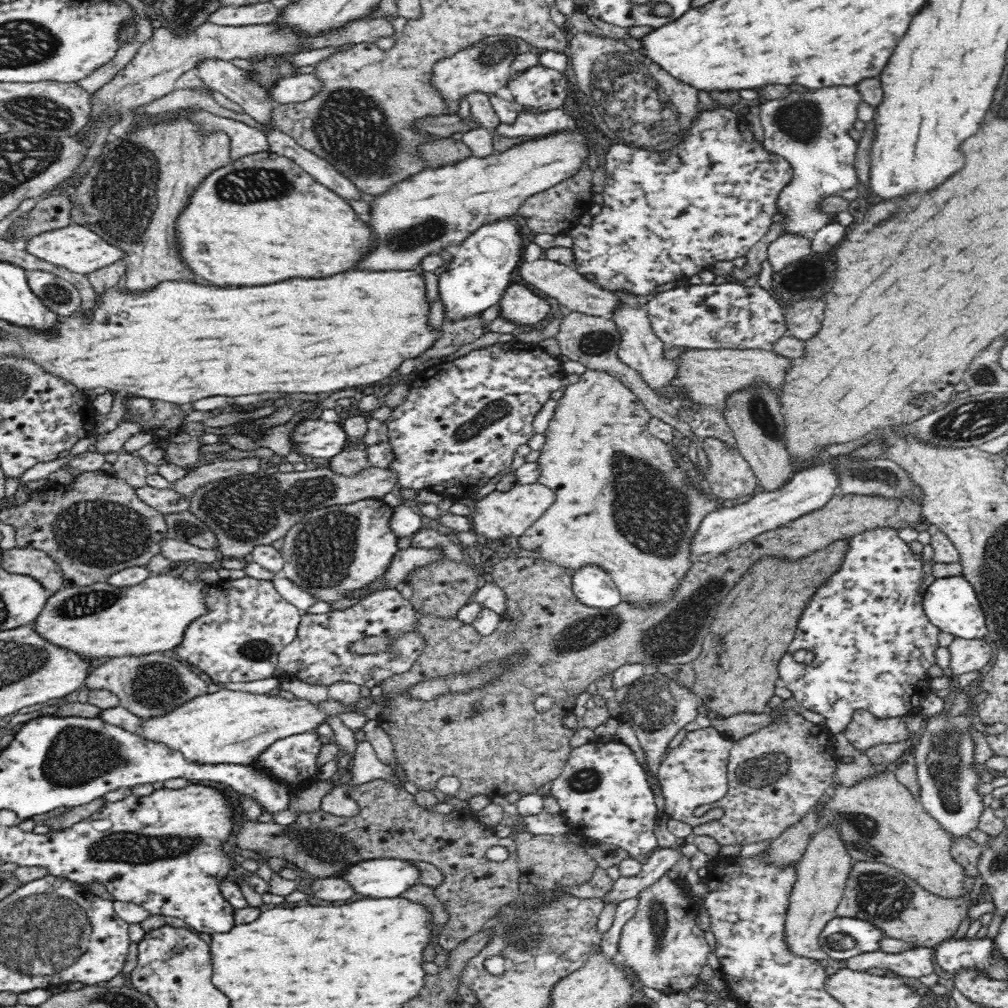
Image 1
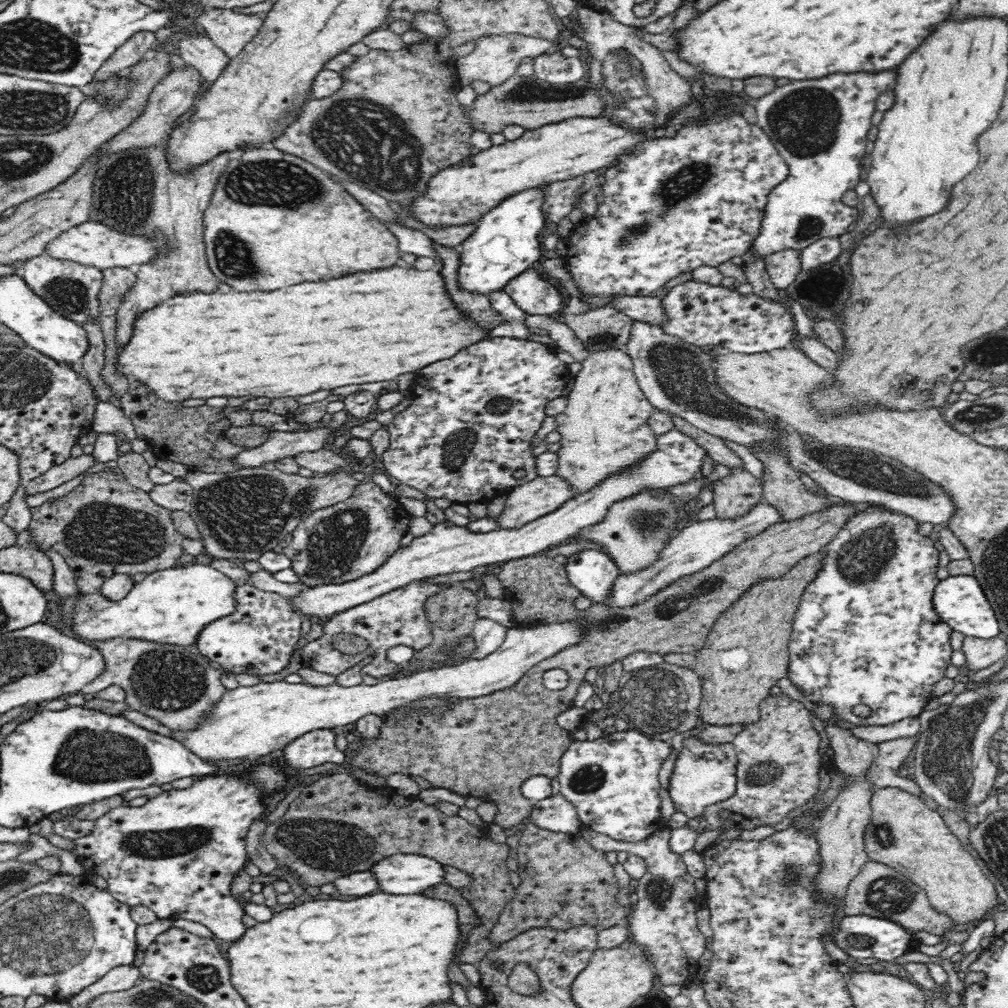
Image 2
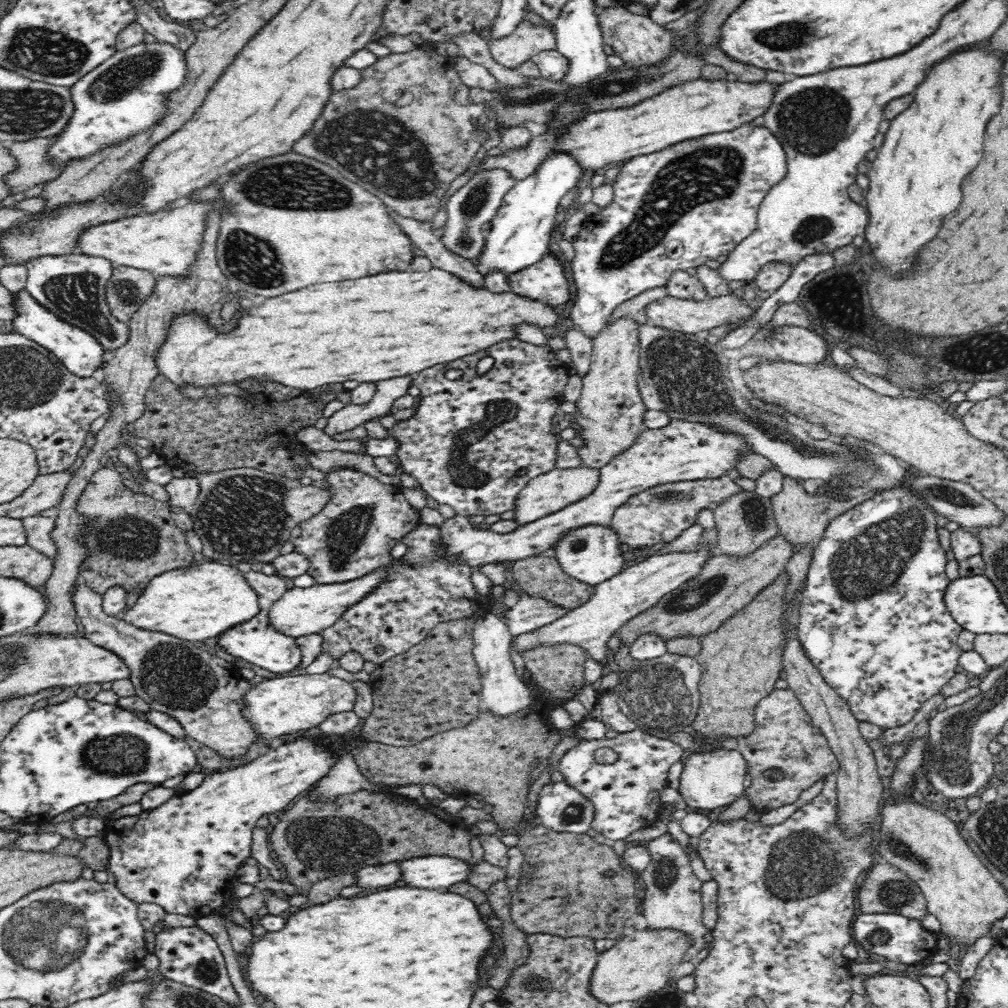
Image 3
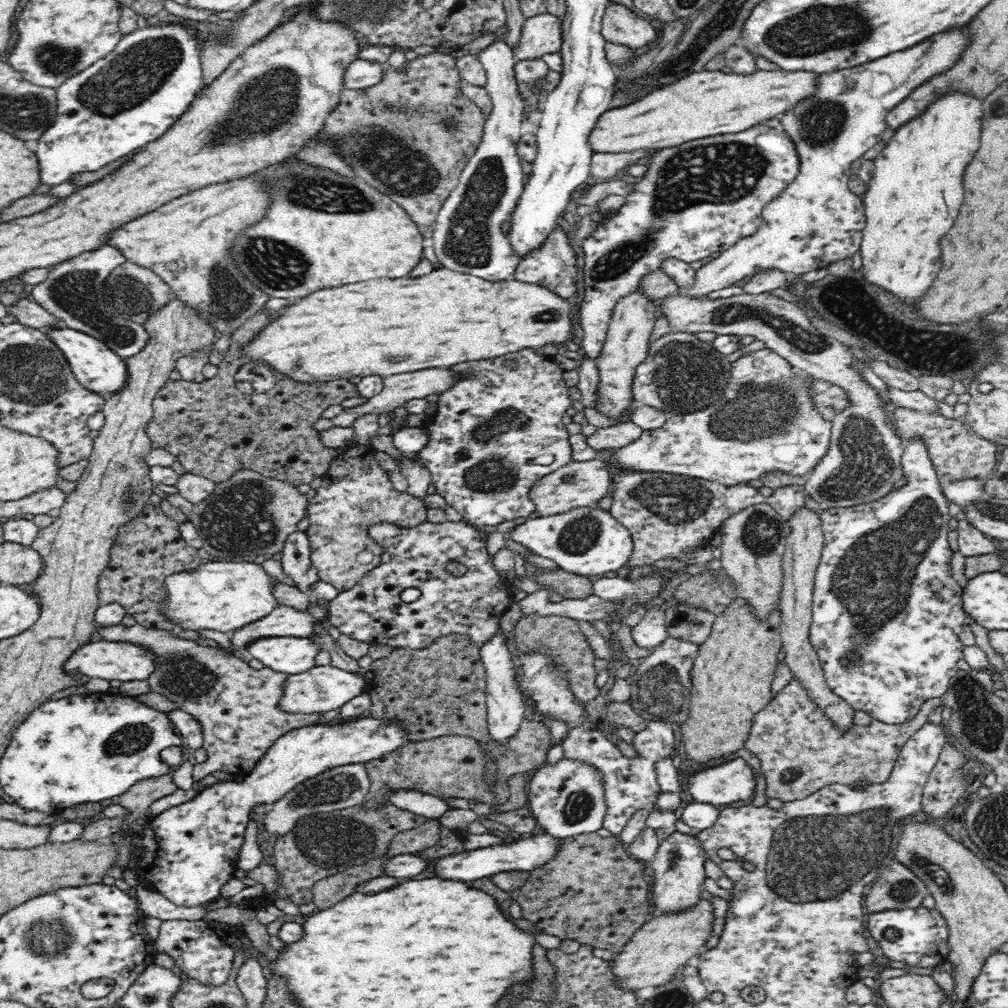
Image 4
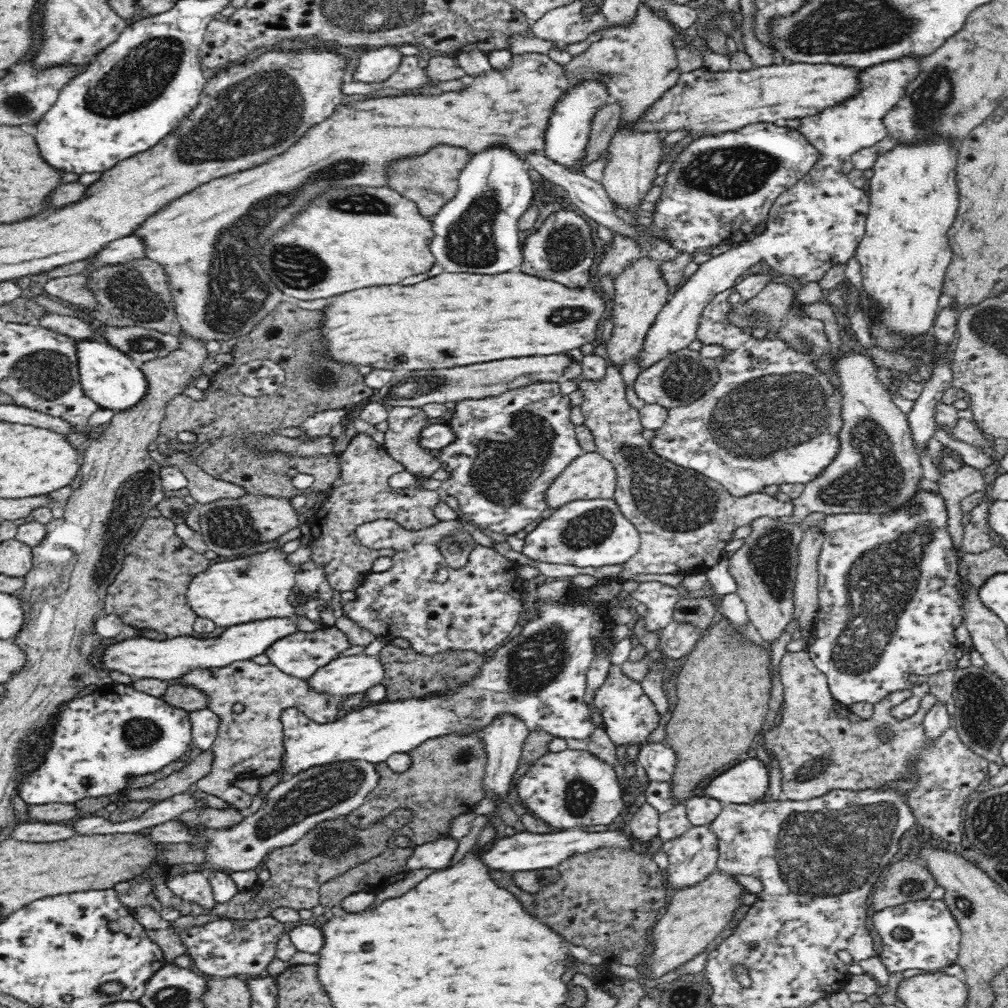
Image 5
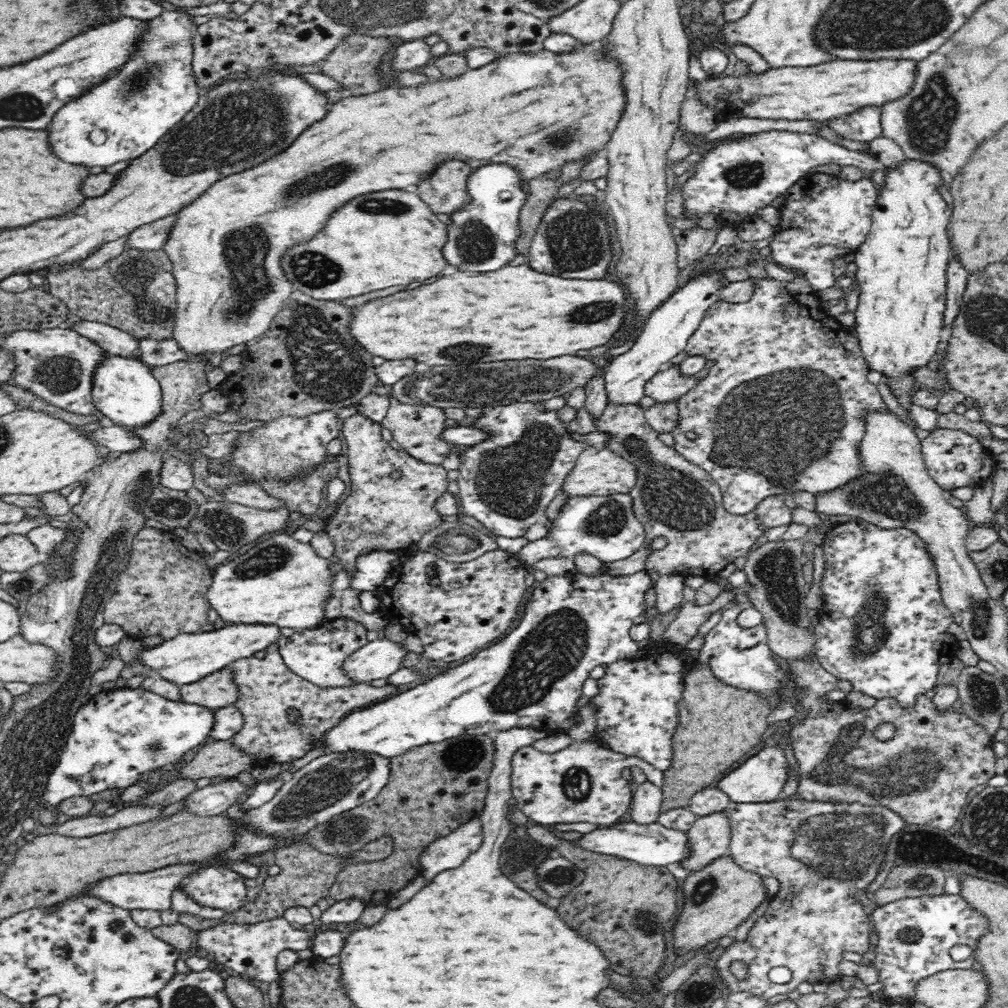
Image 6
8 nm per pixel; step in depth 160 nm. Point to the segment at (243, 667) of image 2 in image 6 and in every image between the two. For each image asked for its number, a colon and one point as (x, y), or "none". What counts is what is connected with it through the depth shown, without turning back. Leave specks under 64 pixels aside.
3: (256, 641)
4: (290, 655)
5: (300, 654)
6: (317, 655)

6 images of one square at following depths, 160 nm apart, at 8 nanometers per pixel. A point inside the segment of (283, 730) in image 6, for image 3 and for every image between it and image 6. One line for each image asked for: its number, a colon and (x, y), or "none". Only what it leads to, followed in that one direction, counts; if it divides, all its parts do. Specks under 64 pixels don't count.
3: (203, 693)
4: (236, 706)
5: (249, 744)

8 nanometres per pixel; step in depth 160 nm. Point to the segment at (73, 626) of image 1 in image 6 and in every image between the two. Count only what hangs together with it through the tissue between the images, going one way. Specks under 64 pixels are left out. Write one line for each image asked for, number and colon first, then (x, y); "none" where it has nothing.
2: (170, 606)
3: (193, 603)
4: (222, 596)
5: (248, 589)
6: (280, 581)

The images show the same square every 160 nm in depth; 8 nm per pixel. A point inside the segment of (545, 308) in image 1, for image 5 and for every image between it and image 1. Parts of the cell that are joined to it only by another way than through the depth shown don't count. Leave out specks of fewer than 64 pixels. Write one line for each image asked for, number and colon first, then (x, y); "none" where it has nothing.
2: (532, 293)
3: (545, 282)
4: (554, 265)
5: (562, 249)

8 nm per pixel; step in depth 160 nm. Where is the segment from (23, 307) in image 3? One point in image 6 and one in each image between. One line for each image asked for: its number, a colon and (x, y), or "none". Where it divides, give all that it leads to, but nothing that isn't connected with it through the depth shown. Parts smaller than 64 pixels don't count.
4: (99, 369)
5: (110, 378)
6: (123, 389)

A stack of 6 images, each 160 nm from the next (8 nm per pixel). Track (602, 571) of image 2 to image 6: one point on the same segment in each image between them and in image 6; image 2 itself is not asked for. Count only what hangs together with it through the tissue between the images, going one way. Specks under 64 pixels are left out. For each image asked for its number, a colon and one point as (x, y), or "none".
3: (591, 554)
4: (587, 541)
5: (588, 532)
6: (604, 526)

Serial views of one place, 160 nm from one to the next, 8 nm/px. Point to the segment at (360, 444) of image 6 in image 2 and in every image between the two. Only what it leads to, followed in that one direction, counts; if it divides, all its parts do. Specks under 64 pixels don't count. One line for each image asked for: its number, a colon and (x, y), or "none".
2: (338, 544)
3: (352, 536)
4: (355, 494)
5: (361, 493)

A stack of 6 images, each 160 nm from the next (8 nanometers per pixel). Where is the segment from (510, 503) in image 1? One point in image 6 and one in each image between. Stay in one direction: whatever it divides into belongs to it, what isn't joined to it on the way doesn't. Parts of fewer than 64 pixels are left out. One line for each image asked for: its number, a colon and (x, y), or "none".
2: (542, 495)
3: (549, 493)
4: (578, 484)
5: (590, 476)
6: (598, 471)

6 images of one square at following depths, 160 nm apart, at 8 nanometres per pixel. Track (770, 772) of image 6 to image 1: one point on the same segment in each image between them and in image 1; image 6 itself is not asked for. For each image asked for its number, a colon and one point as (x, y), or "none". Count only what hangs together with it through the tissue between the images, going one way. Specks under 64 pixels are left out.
1: (693, 774)
2: (704, 774)
3: (711, 779)
4: (727, 782)
5: (744, 783)

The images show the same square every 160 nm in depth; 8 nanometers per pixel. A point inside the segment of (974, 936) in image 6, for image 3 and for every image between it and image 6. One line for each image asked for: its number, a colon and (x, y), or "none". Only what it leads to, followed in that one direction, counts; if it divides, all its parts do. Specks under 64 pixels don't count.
3: (897, 938)
4: (919, 936)
5: (923, 934)

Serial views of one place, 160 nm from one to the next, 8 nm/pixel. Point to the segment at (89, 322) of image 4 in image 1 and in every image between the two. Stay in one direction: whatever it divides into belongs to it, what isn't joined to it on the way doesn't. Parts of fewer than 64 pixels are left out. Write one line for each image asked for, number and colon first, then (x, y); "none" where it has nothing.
1: (58, 295)
2: (72, 290)
3: (72, 287)

